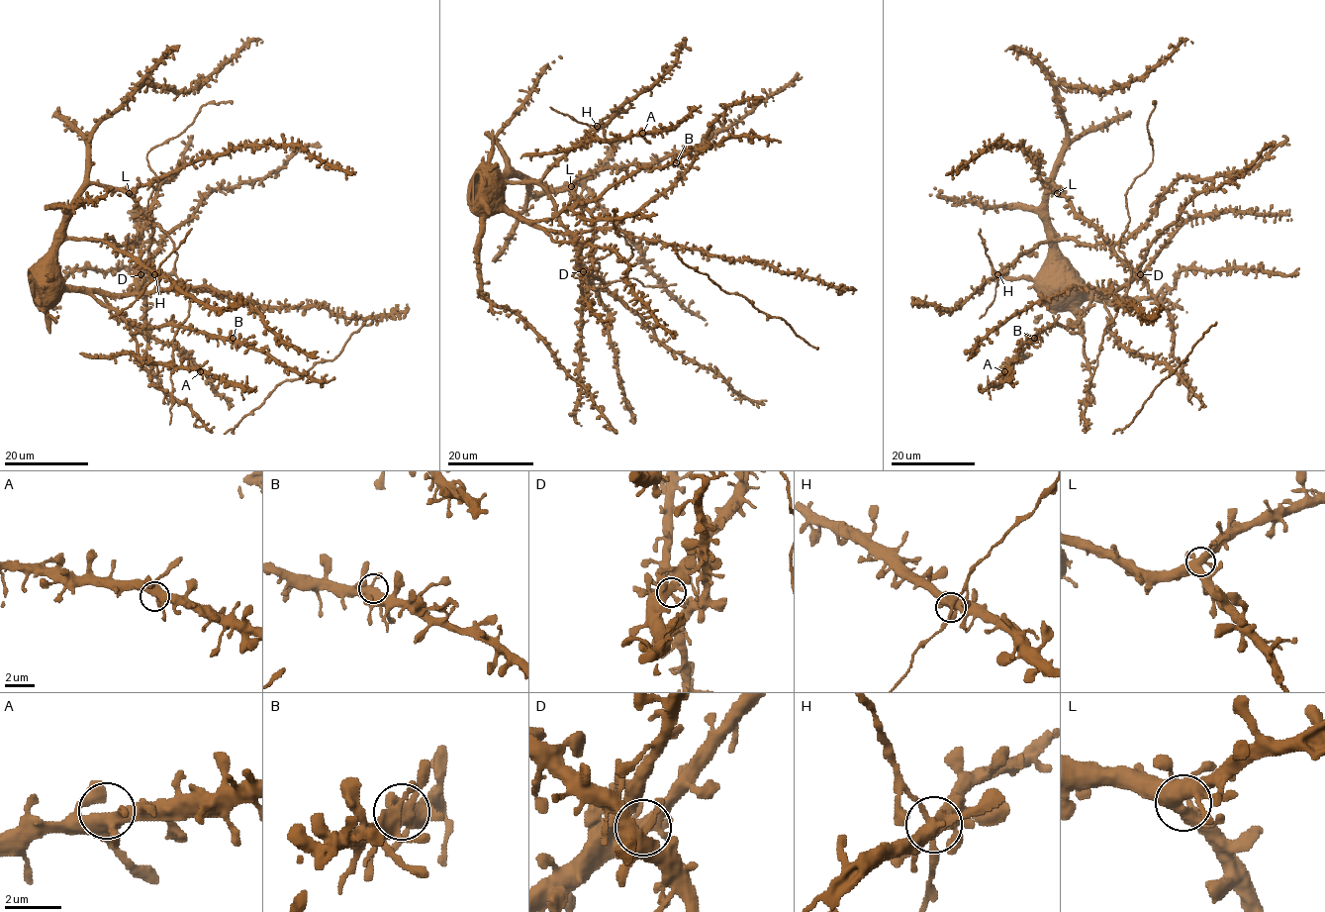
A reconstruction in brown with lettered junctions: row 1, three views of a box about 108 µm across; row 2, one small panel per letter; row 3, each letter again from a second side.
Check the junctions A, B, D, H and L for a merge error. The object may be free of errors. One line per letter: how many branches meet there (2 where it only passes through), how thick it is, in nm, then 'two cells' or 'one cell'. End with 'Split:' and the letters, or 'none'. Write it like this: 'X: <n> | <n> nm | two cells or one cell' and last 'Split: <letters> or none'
A: 5 | 440 nm | one cell
B: 5 | 400 nm | one cell
D: 5 | 360 nm | one cell
H: 6 | 400 nm | one cell
L: 5 | 480 nm | one cell
Split: none

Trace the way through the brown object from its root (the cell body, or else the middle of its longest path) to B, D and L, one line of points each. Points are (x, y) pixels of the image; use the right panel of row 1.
B: (1043, 276), (1062, 276), (1078, 287), (1085, 287), (1090, 293), (1090, 303), (1071, 327), (1051, 325), (1034, 338)
D: (1043, 276), (1062, 276), (1078, 287), (1107, 293), (1125, 287), (1140, 274)
L: (1043, 276), (1048, 269), (1047, 188), (1052, 184), (1060, 190), (1057, 193)

